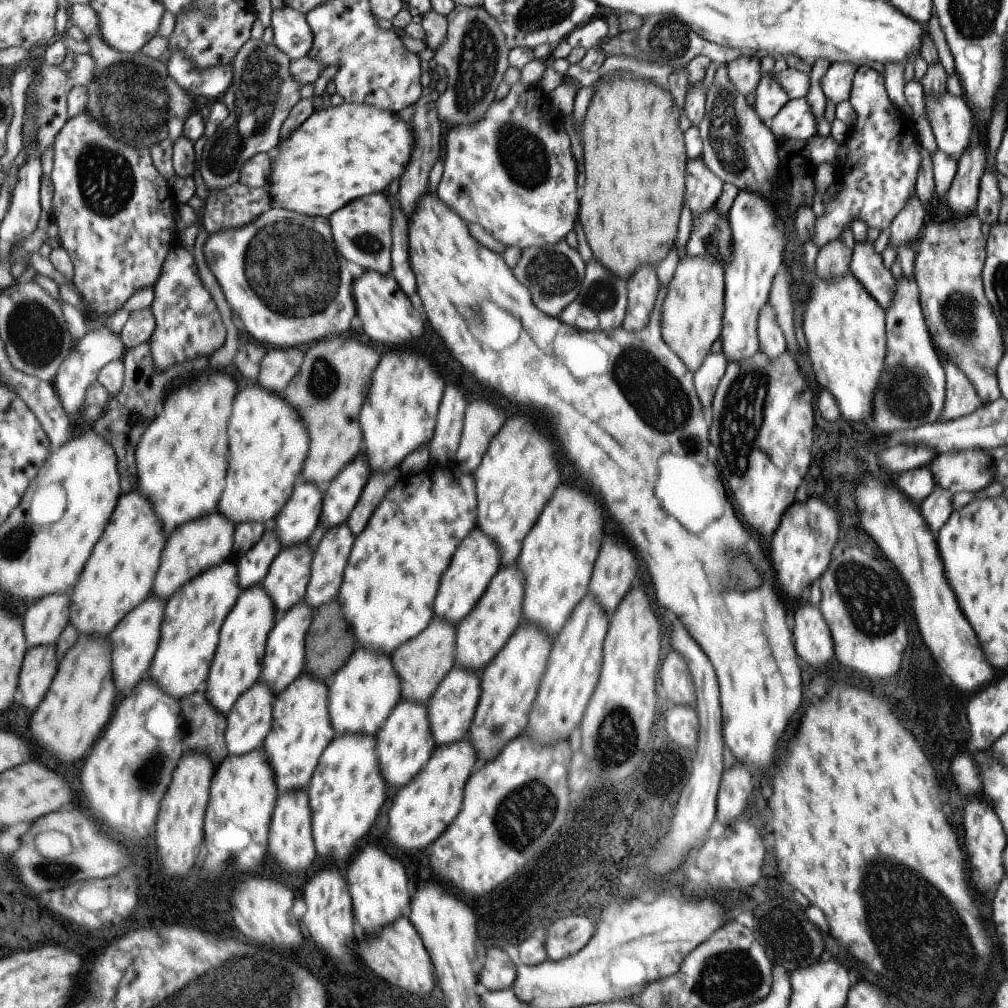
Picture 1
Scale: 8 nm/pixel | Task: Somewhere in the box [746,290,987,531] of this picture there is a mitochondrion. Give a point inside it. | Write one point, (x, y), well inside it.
(904, 390)

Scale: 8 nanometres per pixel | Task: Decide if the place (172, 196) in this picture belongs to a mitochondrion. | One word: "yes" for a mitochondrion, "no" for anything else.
no

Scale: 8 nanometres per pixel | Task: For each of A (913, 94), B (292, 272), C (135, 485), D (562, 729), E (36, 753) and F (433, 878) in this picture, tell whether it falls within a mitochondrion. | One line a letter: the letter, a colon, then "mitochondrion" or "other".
A: other
B: mitochondrion
C: other
D: other
E: other
F: other

